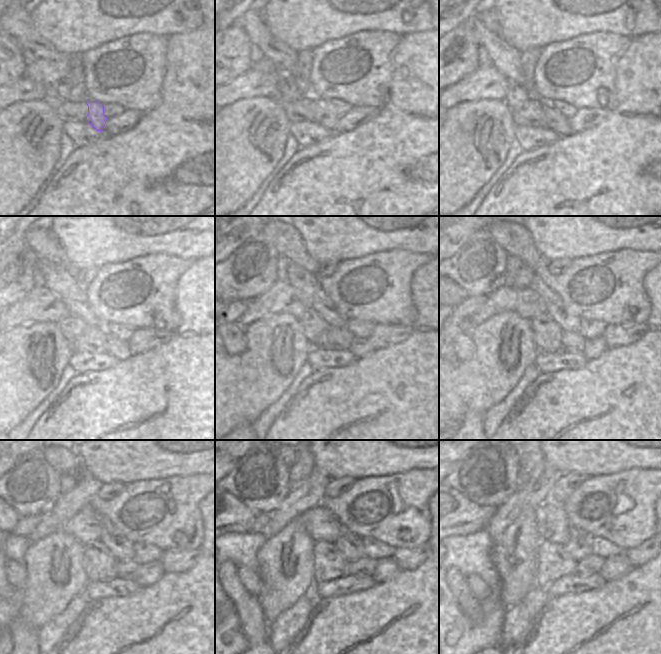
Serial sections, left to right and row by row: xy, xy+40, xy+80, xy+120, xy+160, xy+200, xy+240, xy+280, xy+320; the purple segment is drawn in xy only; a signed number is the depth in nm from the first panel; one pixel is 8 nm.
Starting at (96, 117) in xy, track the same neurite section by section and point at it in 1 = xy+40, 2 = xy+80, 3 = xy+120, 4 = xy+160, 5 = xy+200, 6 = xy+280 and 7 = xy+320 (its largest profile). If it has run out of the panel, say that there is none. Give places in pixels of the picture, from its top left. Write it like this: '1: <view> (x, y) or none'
1: xy+40 (325, 117)
2: xy+80 (556, 121)
3: xy+120 (119, 349)
4: xy+160 (360, 347)
5: xy+200 (593, 348)
6: xy+280 (385, 568)
7: xy+320 (614, 567)

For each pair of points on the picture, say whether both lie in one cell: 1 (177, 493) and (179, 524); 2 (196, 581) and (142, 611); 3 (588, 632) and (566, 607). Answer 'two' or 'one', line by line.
1: one
2: one
3: one

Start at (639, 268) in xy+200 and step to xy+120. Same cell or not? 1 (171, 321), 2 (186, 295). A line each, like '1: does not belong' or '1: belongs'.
1: belongs
2: does not belong

